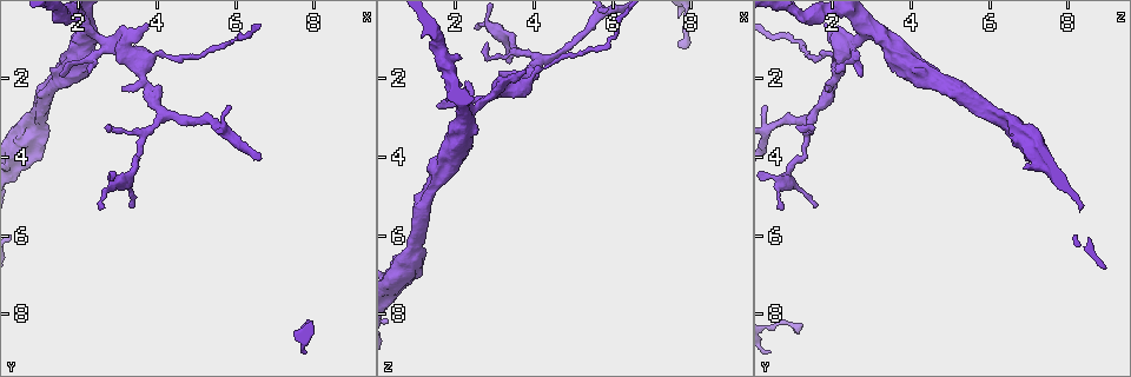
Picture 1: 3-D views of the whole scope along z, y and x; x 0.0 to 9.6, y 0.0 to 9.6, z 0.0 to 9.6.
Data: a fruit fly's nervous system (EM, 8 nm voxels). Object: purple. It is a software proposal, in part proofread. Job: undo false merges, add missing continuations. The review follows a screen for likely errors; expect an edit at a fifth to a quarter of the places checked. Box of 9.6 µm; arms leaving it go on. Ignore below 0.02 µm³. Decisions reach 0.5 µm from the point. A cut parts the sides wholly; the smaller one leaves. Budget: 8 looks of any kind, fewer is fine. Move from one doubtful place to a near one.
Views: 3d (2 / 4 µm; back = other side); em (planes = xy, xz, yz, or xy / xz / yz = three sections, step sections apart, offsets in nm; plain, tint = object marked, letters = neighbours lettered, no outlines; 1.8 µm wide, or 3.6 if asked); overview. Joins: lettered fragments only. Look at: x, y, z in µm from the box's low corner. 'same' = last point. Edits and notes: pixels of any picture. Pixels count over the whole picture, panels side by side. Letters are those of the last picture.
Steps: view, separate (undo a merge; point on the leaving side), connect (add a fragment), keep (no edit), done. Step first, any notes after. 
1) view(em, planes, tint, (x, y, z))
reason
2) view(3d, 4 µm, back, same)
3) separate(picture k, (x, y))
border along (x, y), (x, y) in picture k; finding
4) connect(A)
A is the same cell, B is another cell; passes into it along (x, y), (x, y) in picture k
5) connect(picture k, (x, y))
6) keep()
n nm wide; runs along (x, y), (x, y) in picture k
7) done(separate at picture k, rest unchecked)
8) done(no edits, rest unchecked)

view(em, planes, letters, (2.85, 3.25, 1.10))

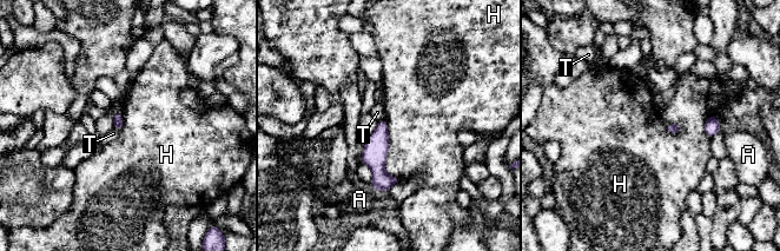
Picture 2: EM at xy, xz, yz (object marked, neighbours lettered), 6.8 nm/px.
keep()
A, H and T are other cells; runs along (381, 124), (378, 174), (383, 187) in picture 2; none of them fits

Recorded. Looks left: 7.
view(em, 3.6 µm, planes, letters, (2.75, 1.10, 2.50))
a narrow waist

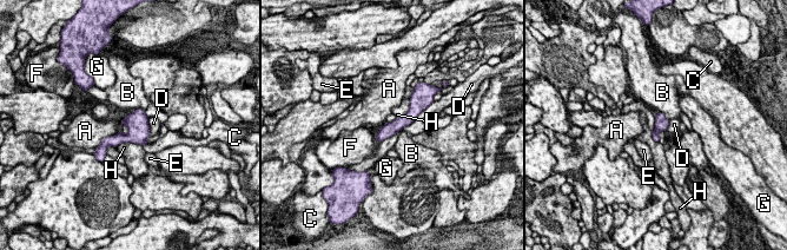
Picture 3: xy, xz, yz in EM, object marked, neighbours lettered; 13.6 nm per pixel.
keep()
A, B, C, D, E, F, G and H are other cells; border along (414, 89), (409, 110), (397, 117) in picture 3; continuous, no second neuron

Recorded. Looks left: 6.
view(em, planes, letters, (0.80, 3.50, 6.85))

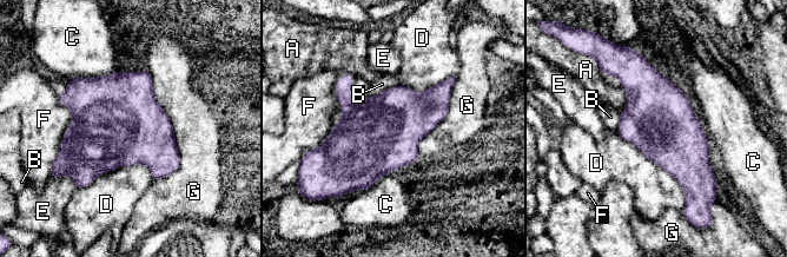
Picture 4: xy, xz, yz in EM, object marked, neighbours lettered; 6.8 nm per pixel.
keep()
G touches over 750 nm; A, B, C, D, E, F and G are other cells; border along (616, 131), (675, 179), (685, 204) in picture 4; continuous, no second neuron

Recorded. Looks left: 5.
done(no edits, rest unchecked)

